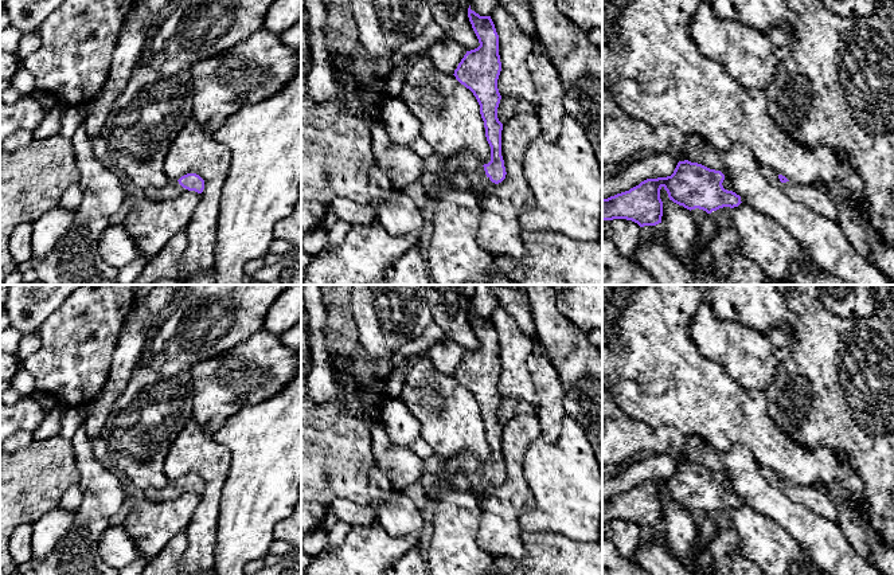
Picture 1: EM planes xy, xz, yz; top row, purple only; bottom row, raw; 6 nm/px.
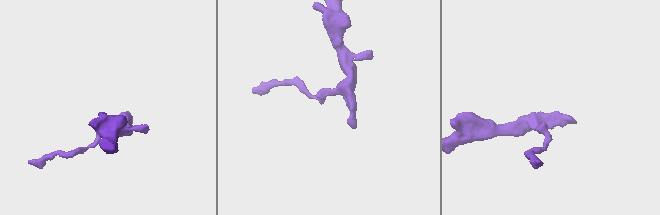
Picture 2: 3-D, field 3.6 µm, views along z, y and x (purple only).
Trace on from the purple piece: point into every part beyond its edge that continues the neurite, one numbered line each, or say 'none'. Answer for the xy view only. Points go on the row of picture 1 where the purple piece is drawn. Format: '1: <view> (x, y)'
1: xy (172, 190)

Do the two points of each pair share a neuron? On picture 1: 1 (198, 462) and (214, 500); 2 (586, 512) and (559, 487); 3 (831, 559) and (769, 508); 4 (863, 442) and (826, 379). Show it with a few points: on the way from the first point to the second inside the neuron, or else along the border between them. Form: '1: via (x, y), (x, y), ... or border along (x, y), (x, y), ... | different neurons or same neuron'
1: via (207, 472), (213, 477), (213, 491) | same neuron
2: via (580, 505), (566, 492) | same neuron
3: via (816, 543), (785, 512) | same neuron
4: via (852, 426), (843, 410), (840, 395) | same neuron

